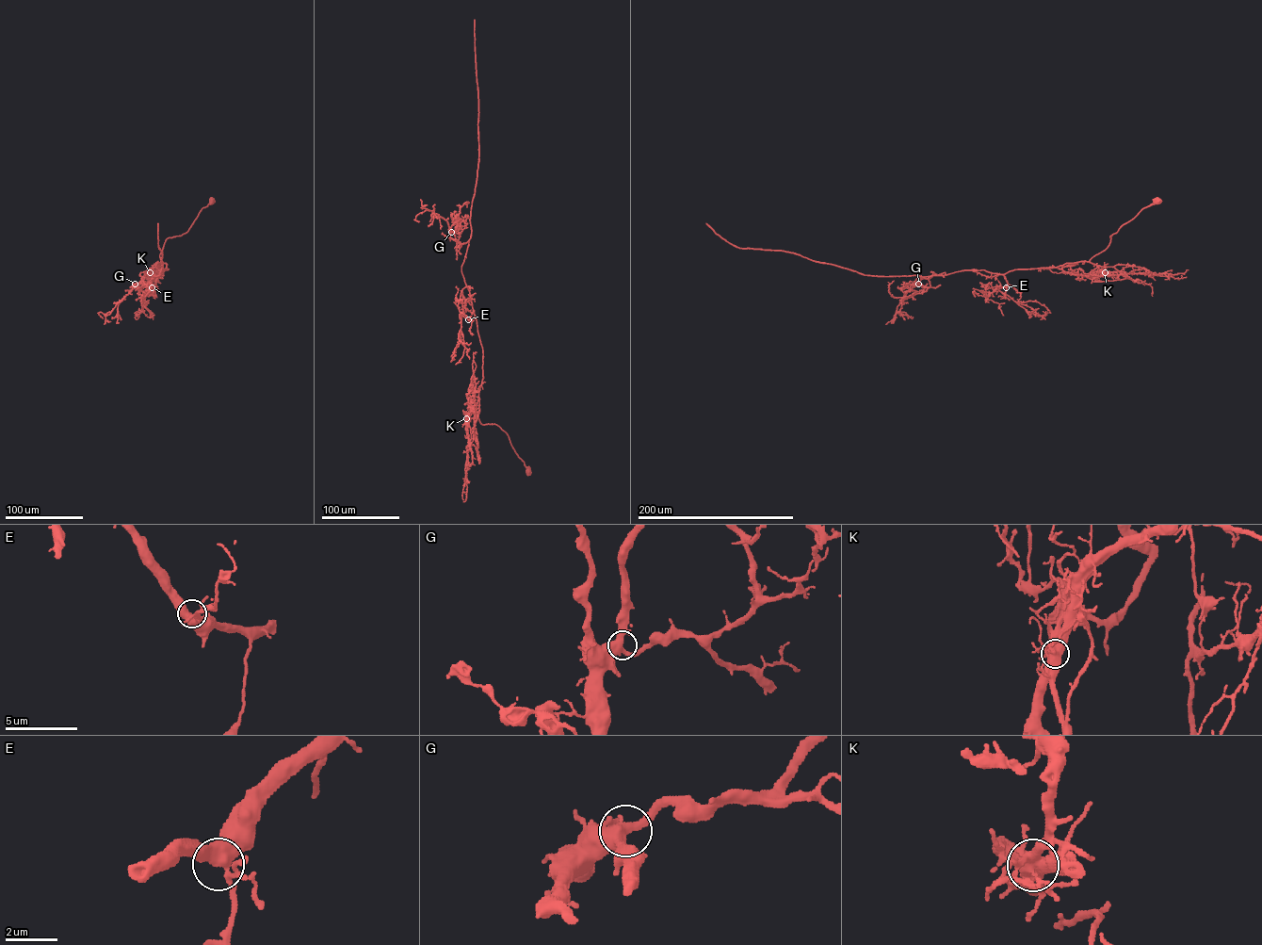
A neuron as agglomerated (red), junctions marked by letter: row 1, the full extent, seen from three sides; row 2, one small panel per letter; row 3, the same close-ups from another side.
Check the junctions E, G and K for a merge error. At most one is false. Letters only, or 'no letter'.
K

